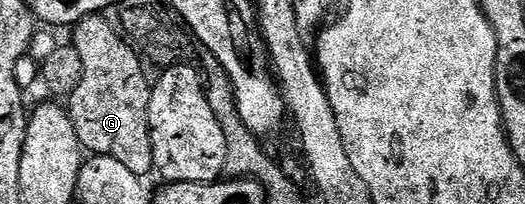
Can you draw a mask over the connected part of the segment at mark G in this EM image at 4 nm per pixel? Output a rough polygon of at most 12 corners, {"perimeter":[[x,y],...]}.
{"perimeter":[[103,16],[82,18],[69,99],[79,145],[155,170],[152,83]]}

